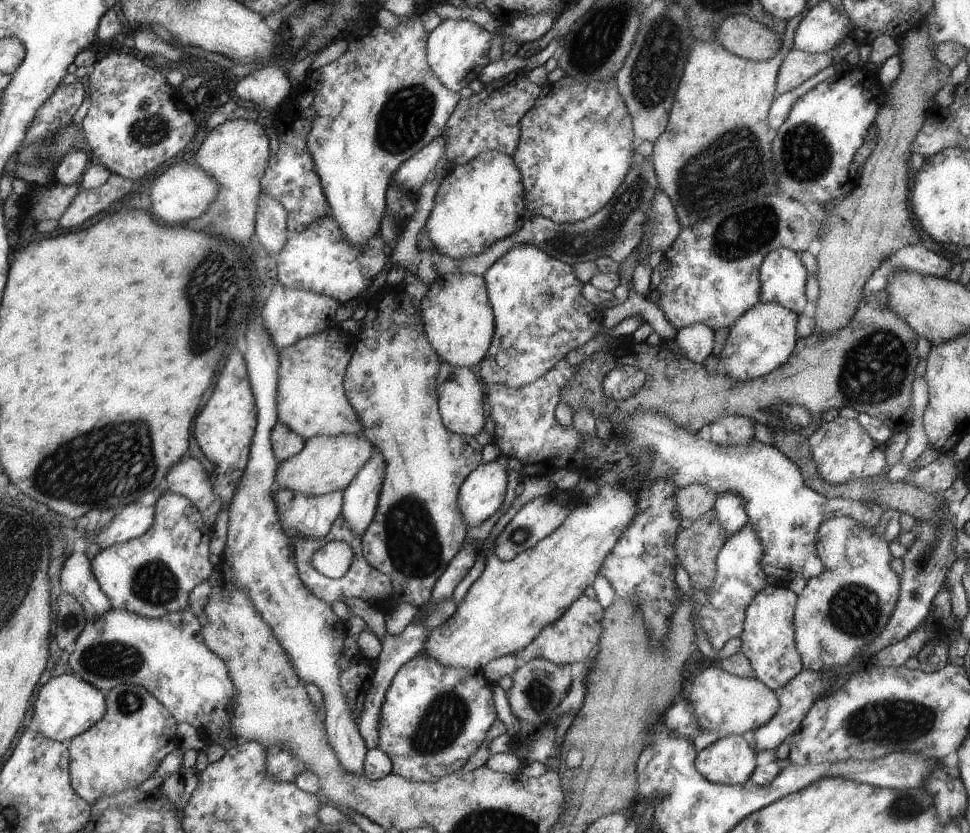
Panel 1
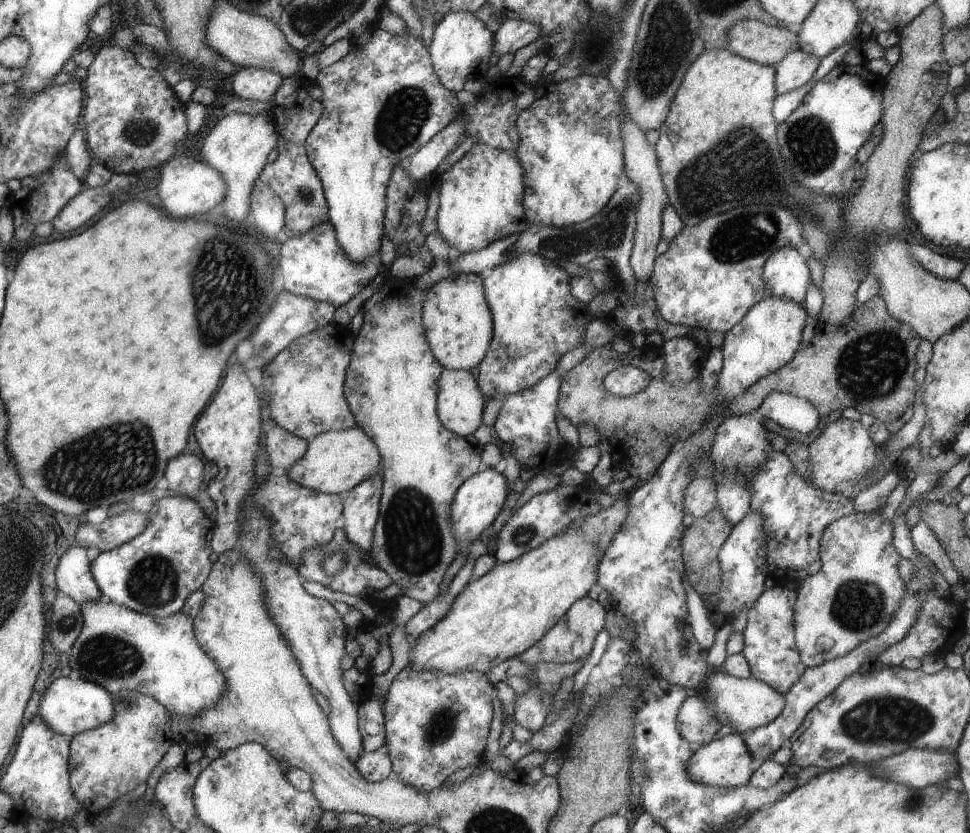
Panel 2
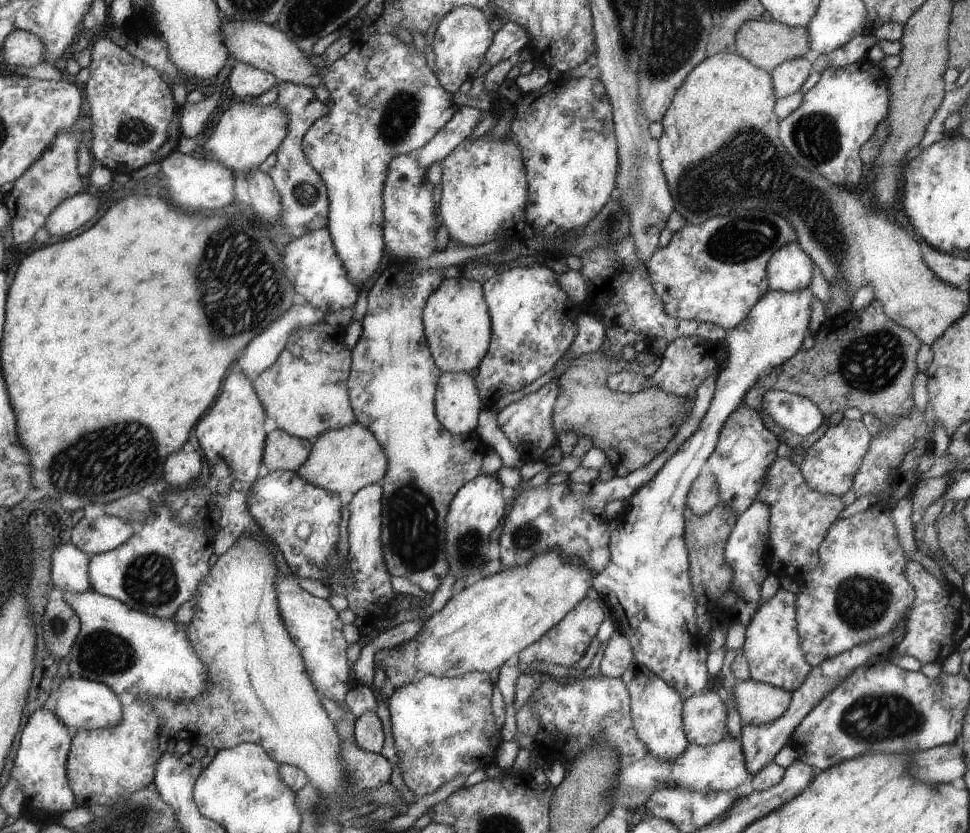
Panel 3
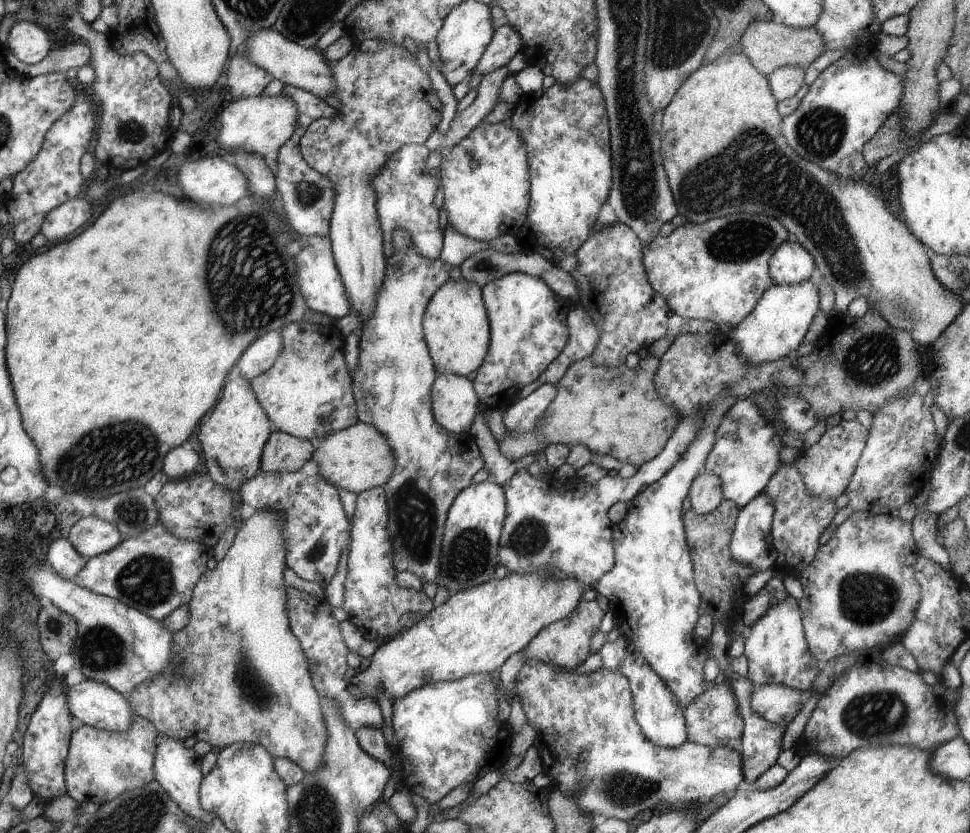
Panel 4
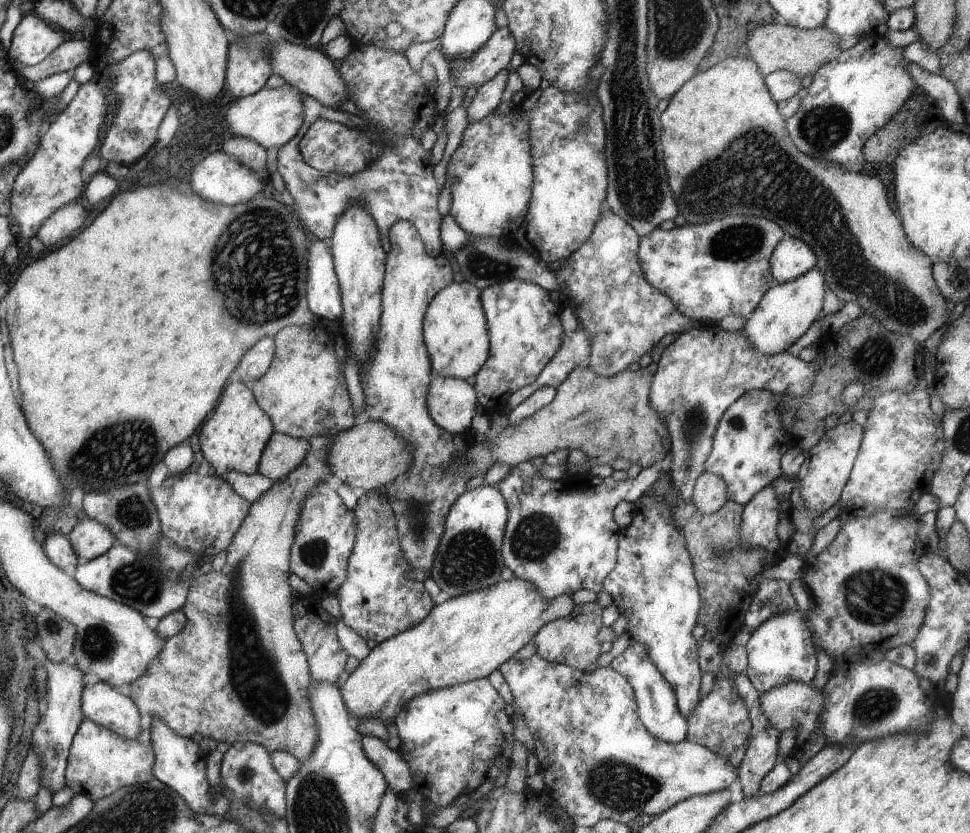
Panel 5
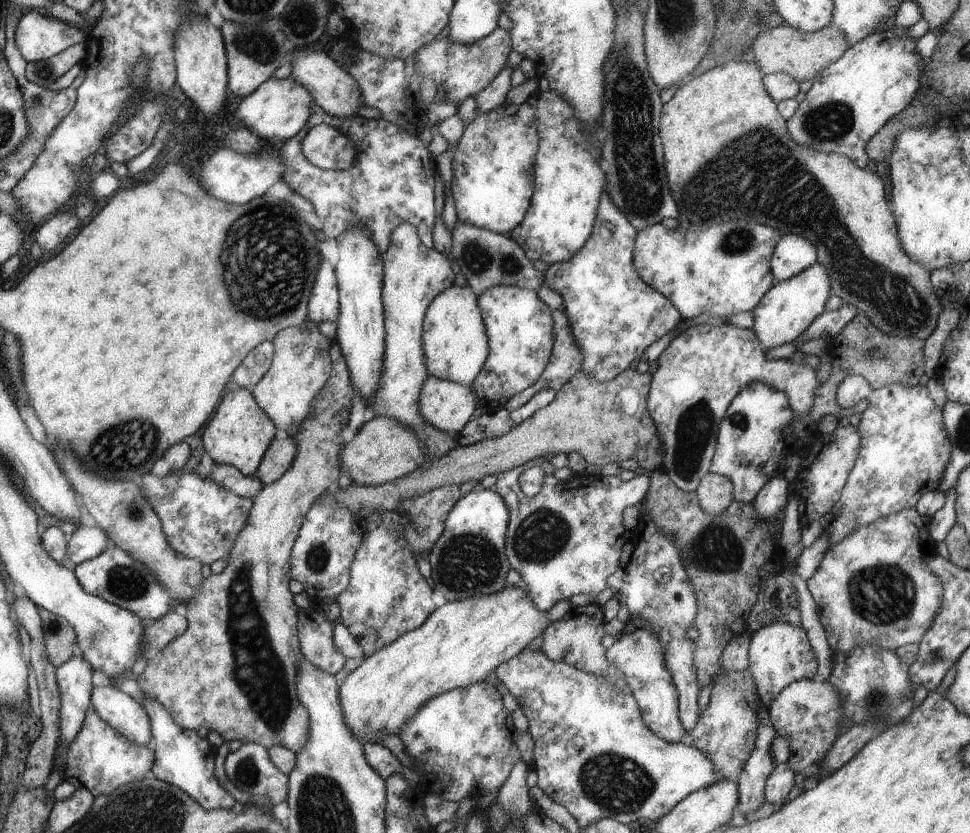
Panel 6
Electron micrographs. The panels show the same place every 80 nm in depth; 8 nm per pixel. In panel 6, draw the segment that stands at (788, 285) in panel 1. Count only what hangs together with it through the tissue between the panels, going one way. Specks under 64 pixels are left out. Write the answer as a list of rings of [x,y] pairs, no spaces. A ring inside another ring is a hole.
[[[785,234],[776,244],[770,260],[771,274],[776,282],[786,281],[817,262],[816,246],[804,236]]]

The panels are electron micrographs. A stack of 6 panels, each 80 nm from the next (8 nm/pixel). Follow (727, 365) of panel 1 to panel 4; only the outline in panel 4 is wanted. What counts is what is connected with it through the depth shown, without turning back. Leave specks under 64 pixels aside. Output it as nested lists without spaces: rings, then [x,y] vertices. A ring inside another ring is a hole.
[[[815,276],[797,284],[773,285],[764,292],[754,310],[728,334],[736,344],[739,354],[748,360],[749,366],[752,363],[765,364],[784,359],[784,356],[800,347],[820,310],[821,291],[817,284]],[[721,397],[707,417],[705,430],[688,446],[679,462],[654,485],[632,498],[626,518],[615,524],[614,568],[594,586],[596,592],[608,598],[616,624],[620,625],[622,642],[642,656],[675,695],[683,710],[707,689],[703,671],[710,656],[705,648],[707,640],[694,635],[701,596],[694,582],[682,504],[692,482],[703,472],[717,426],[734,404],[736,398]]]

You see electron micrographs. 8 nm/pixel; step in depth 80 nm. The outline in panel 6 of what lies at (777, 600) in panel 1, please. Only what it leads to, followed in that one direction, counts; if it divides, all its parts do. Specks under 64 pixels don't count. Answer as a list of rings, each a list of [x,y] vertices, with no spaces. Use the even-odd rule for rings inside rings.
[[[786,622],[766,624],[760,630],[751,633],[748,649],[750,656],[748,672],[752,674],[760,703],[765,709],[770,706],[770,700],[774,700],[774,696],[778,696],[778,692],[787,688],[792,682],[818,677],[817,658],[809,644],[807,632],[801,625],[792,626]]]

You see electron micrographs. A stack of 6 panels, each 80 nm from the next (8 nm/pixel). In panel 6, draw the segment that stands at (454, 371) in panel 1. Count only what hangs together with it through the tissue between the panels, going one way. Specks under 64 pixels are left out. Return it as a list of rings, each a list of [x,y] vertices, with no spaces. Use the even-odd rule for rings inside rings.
[[[428,377],[420,392],[420,414],[435,428],[457,436],[471,422],[476,398],[470,386]]]

